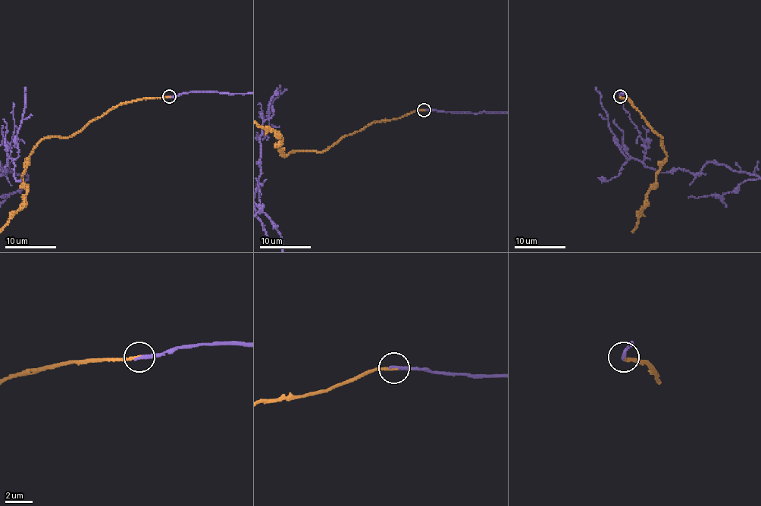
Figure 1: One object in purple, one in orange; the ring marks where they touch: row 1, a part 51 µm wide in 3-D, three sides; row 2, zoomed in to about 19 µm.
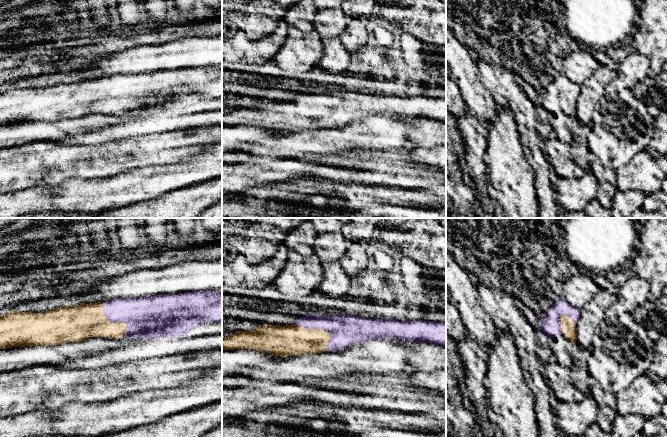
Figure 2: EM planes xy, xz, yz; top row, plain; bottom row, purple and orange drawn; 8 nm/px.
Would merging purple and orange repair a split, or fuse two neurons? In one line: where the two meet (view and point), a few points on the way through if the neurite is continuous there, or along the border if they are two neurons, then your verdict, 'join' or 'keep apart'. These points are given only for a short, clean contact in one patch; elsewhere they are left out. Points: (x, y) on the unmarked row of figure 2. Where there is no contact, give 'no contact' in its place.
xz (320, 104) | join

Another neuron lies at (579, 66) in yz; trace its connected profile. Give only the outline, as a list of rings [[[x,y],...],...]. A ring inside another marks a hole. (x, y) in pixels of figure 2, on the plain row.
[[[578,49],[565,58],[563,62],[563,75],[573,83],[581,86],[593,75],[599,65],[588,51]]]

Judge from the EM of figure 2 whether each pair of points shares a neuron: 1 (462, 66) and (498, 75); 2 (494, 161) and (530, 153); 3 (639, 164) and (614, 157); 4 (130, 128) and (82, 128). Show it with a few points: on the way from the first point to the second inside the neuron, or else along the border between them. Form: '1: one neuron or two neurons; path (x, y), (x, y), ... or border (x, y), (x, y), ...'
1: two neurons; border (474, 56), (478, 71)
2: two neurons; border (517, 132), (522, 151), (532, 168), (534, 176)
3: two neurons; border (639, 151), (616, 170)
4: one neuron; path (118, 128), (94, 128)

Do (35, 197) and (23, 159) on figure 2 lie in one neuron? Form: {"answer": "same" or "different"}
{"answer": "different"}

